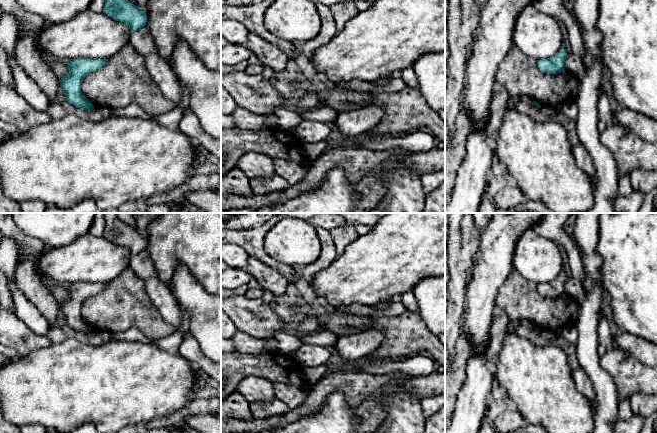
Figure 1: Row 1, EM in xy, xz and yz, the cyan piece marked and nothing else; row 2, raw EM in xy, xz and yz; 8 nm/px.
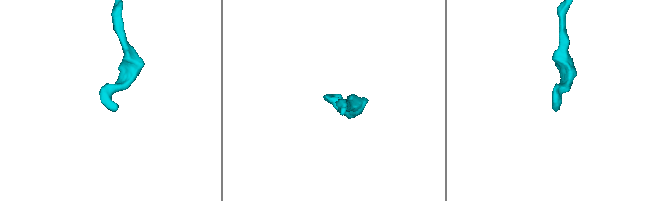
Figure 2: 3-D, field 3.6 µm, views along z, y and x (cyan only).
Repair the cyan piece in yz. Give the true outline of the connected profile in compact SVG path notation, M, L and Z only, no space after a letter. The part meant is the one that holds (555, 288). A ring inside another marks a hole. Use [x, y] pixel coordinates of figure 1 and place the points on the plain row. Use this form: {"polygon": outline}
{"polygon": "M565 267L562 268L562 273L554 280L537 284L539 294L546 298L557 298L564 295L564 286L567 280L567 276L564 274L564 271Z"}

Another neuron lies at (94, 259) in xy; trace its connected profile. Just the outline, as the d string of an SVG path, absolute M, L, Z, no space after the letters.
M87 233L62 247L48 248L46 252L42 252L37 259L36 268L42 279L49 279L52 284L67 288L78 282L109 283L130 267L130 261L131 256L128 249L112 243L103 236Z

